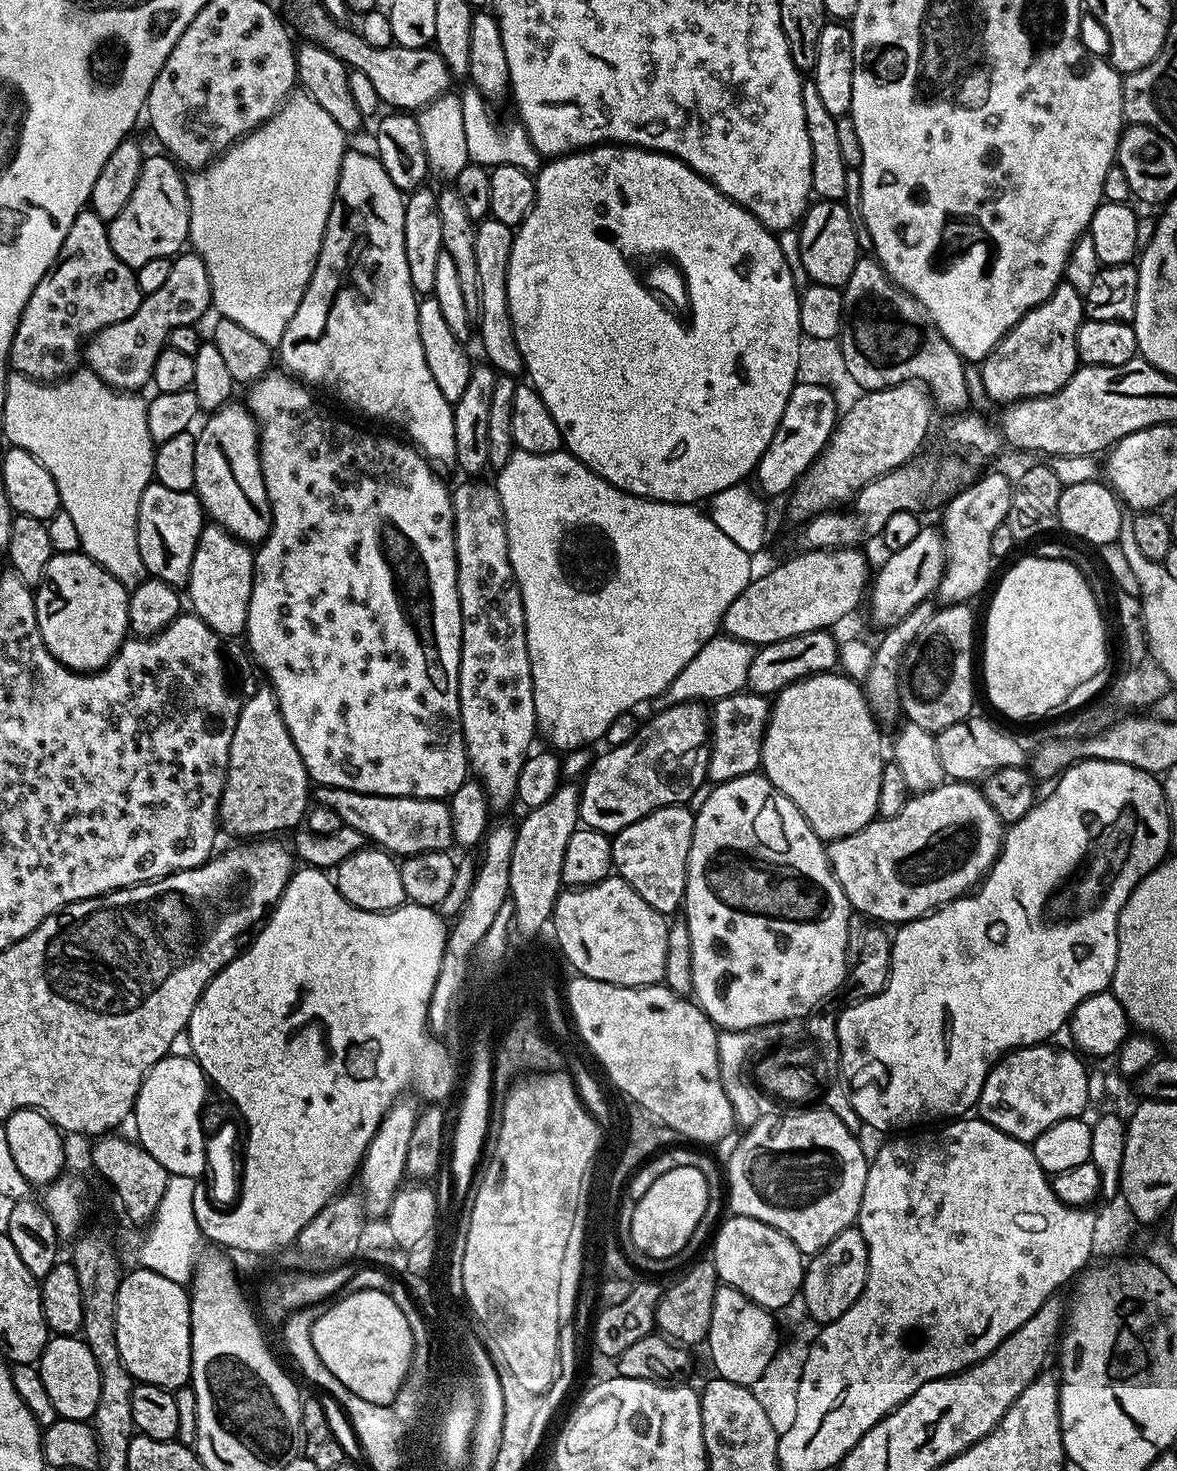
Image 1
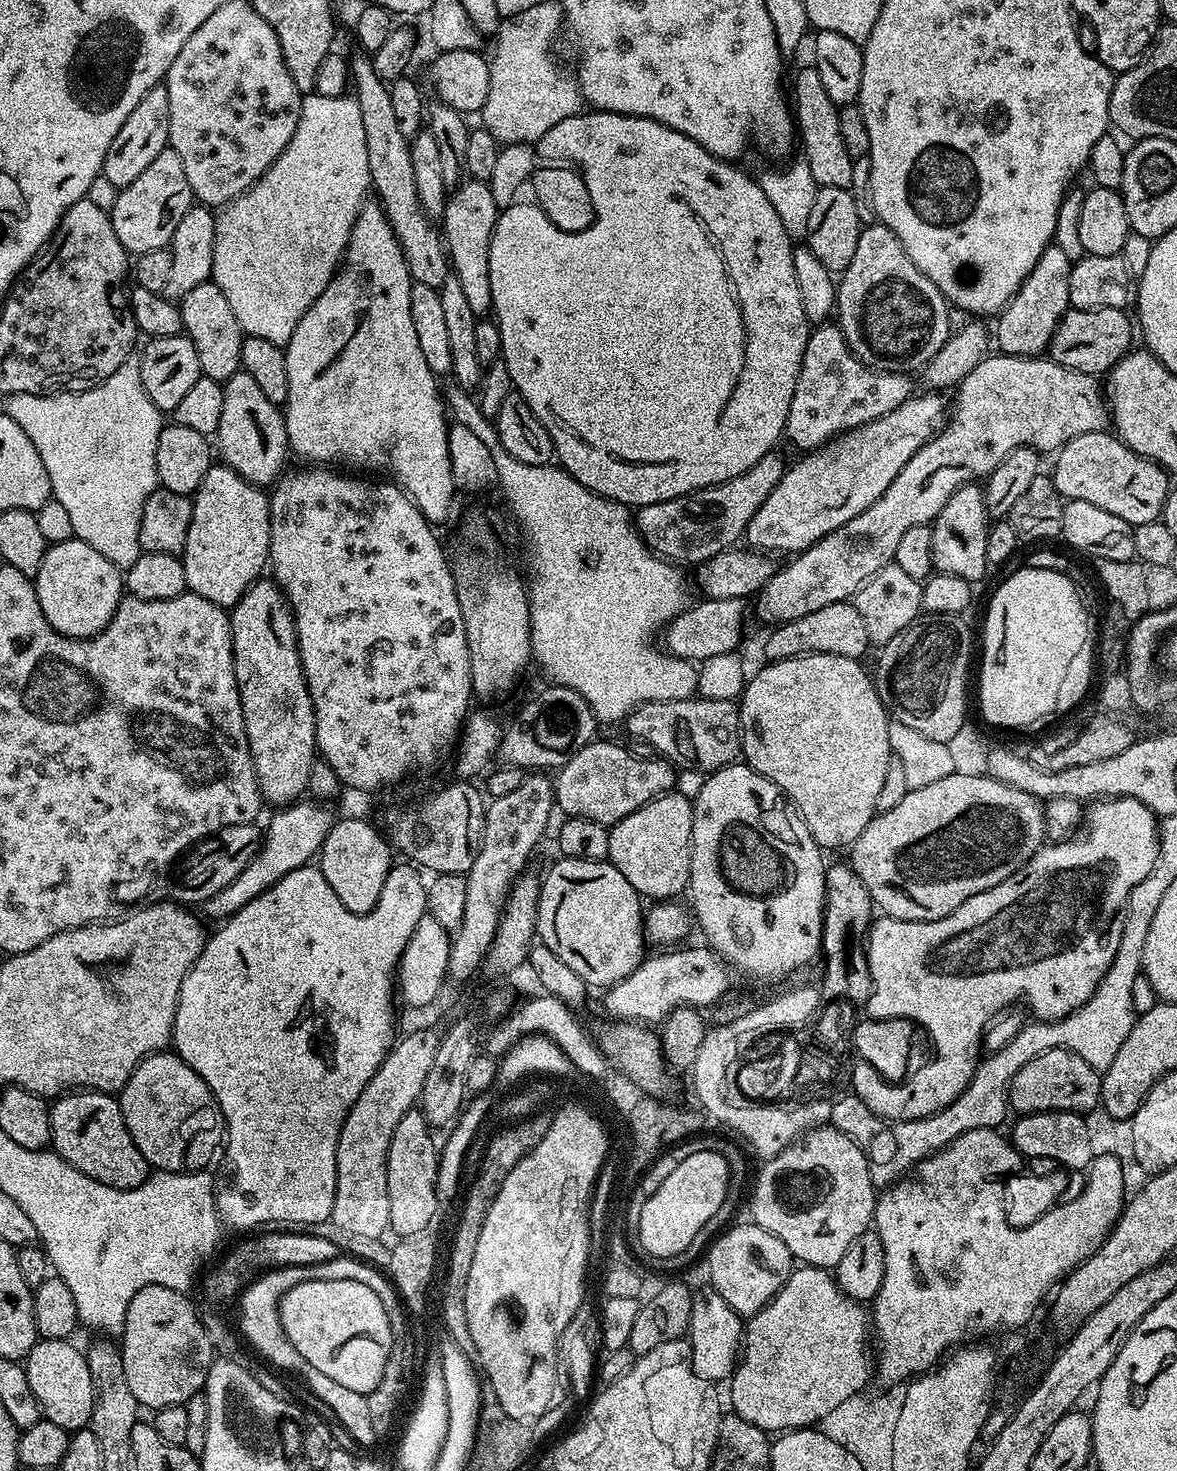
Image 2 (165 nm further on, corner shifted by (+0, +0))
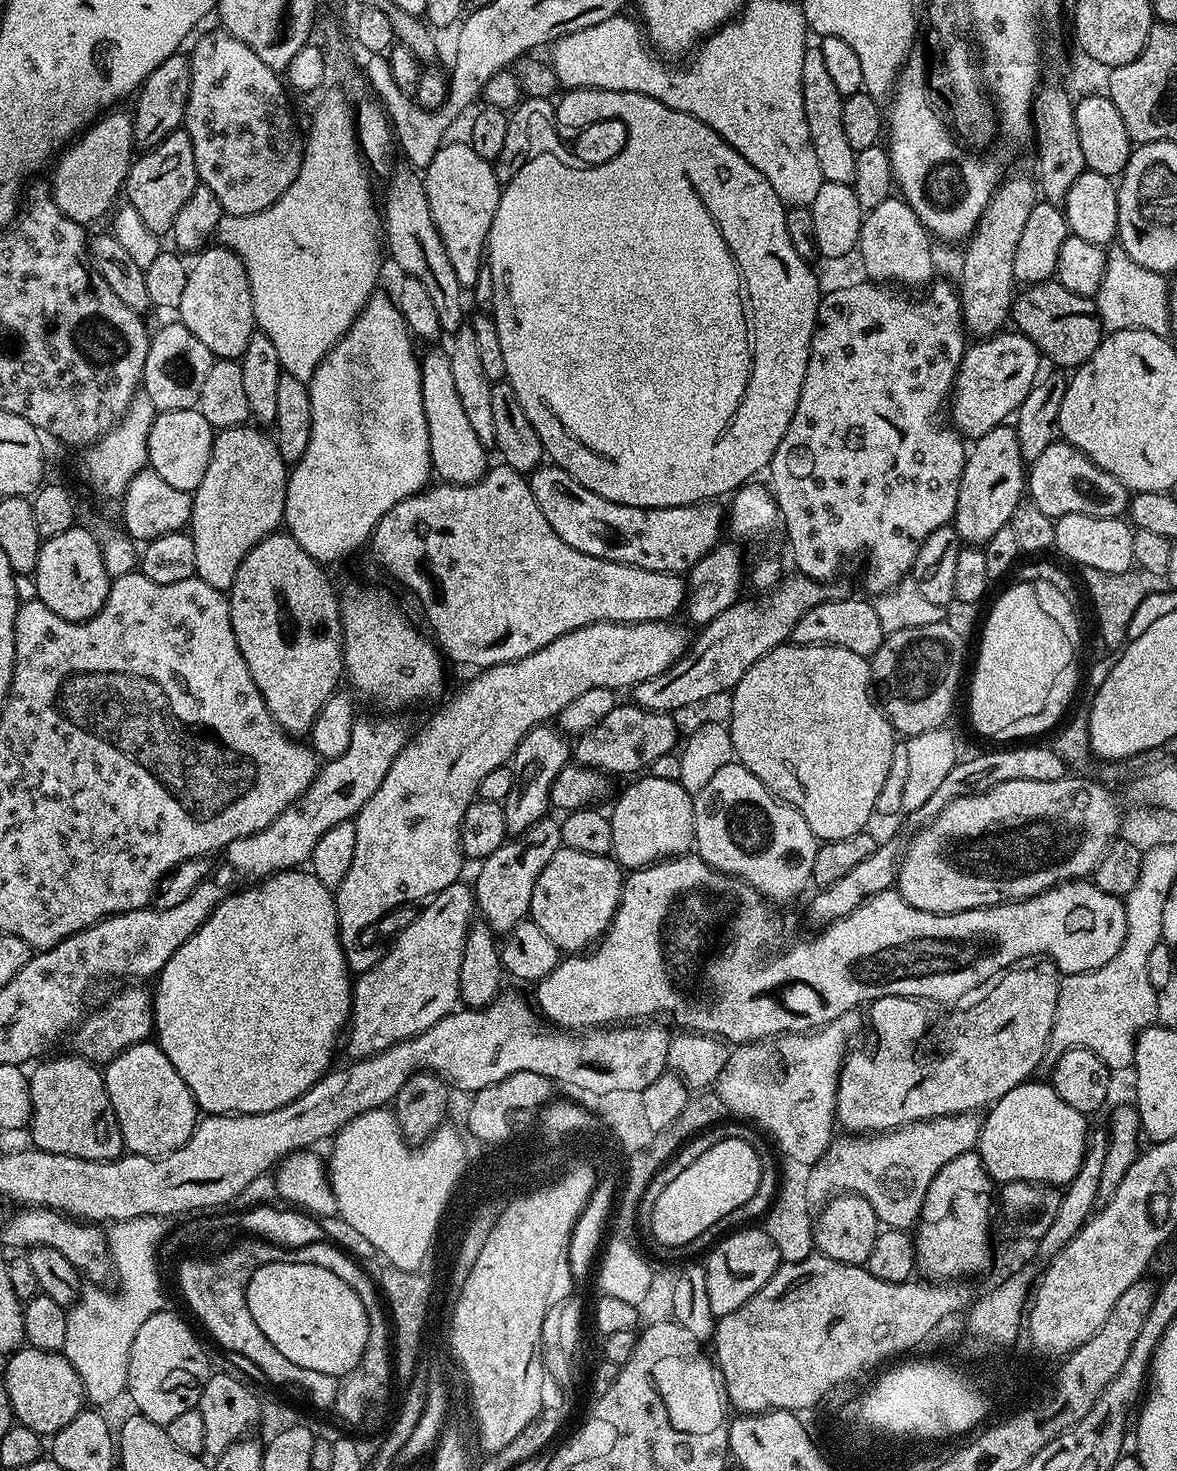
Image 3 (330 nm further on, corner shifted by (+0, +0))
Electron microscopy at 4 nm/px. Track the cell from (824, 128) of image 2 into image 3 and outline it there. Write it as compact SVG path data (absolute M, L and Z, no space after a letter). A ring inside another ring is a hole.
M809 46L804 49L804 57L802 58L802 102L806 114L806 126L810 130L810 142L814 146L815 156L818 157L818 170L822 170L825 180L852 184L854 182L854 162L857 152L850 146L850 142L846 142L846 133L844 133L842 127L844 97L840 96L838 89L834 87L834 82L830 79L830 73L826 70L819 47L816 46Z

